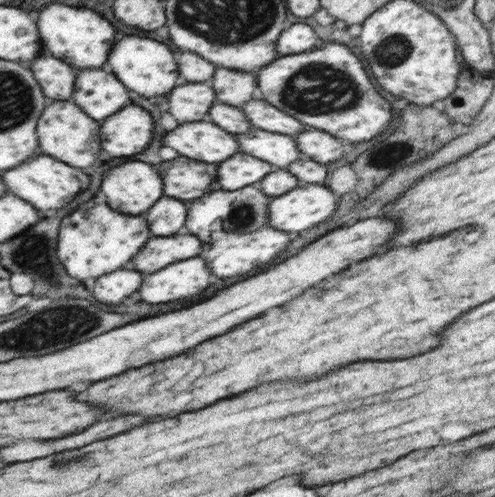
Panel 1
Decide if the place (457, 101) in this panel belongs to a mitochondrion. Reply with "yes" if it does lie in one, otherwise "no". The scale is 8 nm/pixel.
no

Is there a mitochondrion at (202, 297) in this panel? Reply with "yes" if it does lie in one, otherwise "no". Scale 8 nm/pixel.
no

